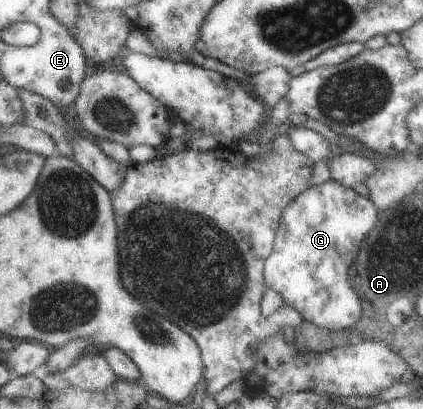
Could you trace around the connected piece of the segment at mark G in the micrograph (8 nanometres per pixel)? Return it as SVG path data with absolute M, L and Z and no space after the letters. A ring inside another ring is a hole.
M333 180L308 186L280 211L270 254L263 262L264 286L276 291L284 306L294 309L302 320L318 328L338 330L351 327L360 315L360 301L348 284L347 272L364 237L374 228L377 213L367 197L362 197L352 188L343 187Z

